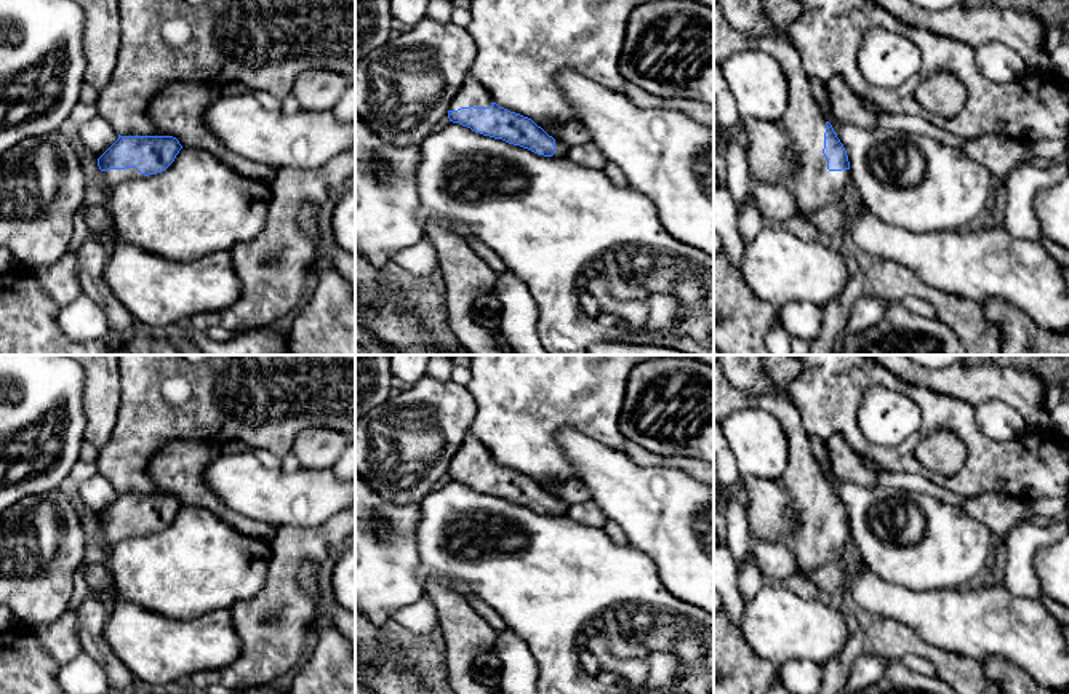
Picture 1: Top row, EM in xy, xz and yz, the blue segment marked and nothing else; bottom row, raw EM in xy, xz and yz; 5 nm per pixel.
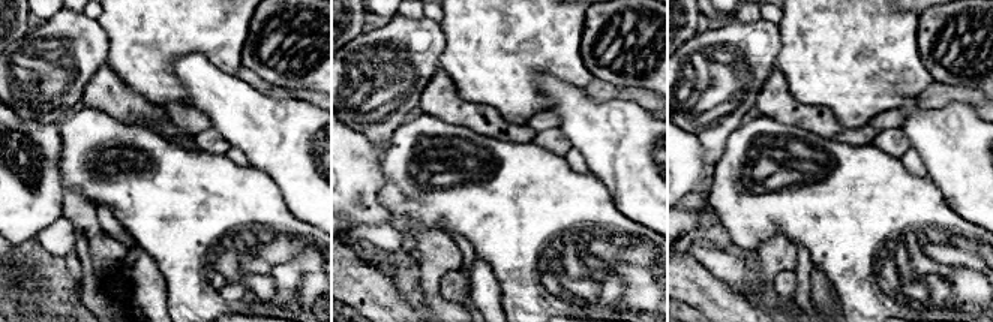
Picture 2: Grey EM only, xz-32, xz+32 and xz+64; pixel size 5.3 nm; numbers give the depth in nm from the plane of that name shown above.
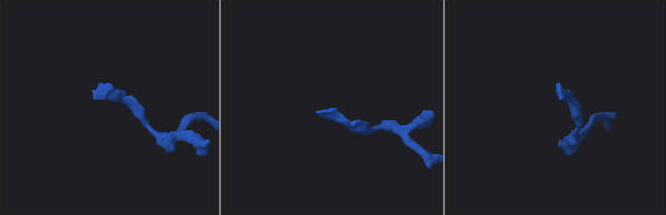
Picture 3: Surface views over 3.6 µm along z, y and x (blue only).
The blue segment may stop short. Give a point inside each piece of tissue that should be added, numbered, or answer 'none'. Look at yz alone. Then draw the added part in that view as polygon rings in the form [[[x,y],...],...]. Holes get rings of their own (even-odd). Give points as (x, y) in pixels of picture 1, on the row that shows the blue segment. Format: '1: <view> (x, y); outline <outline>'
1: yz (813, 186); outline [[[765,0],[763,10],[771,30],[749,37],[736,30],[714,2],[714,62],[722,64],[731,54],[752,50],[770,53],[783,67],[789,85],[789,106],[783,123],[797,154],[792,193],[803,216],[840,200],[850,171],[829,171],[823,154],[826,114],[816,104],[810,78],[802,67],[795,46],[786,38],[786,29],[802,13],[799,0]]]

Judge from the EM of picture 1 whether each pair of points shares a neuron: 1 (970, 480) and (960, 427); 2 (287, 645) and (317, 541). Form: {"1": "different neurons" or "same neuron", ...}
{"1": "same neuron", "2": "same neuron"}

